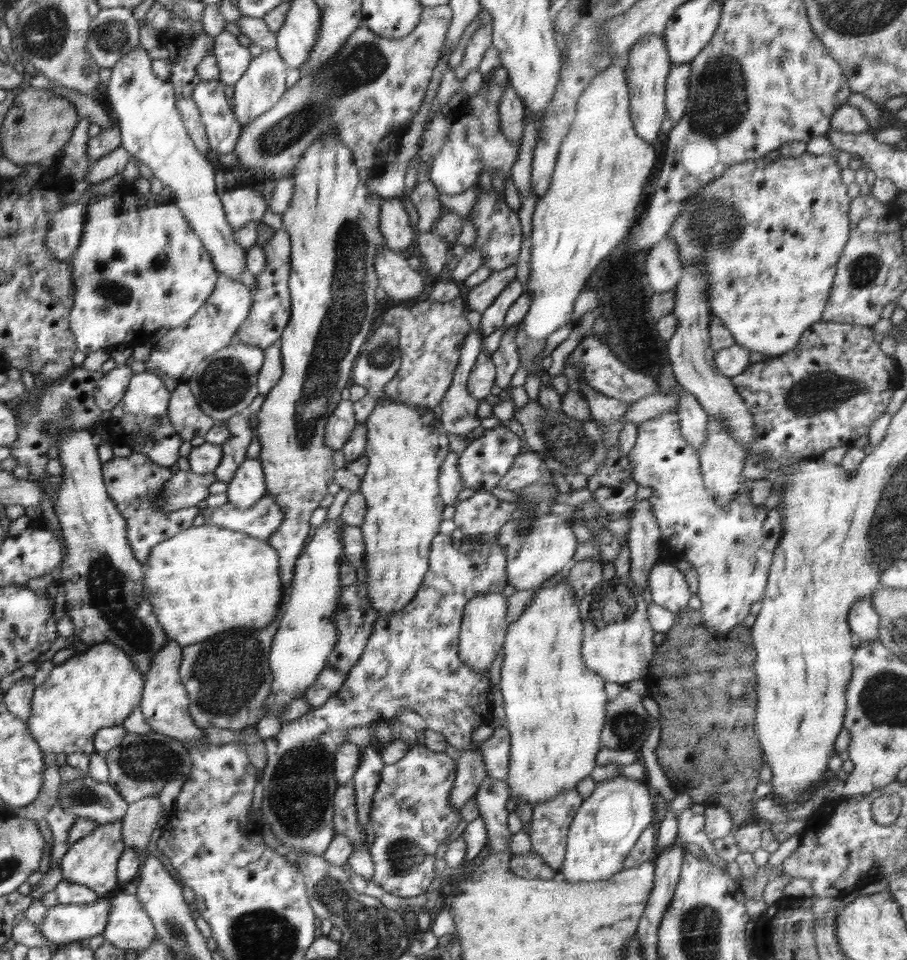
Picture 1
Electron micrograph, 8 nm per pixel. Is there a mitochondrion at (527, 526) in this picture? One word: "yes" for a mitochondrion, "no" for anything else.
yes

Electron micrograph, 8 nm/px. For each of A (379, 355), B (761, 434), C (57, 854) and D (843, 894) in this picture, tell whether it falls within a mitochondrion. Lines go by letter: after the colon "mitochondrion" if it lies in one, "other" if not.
A: mitochondrion
B: other
C: other
D: other

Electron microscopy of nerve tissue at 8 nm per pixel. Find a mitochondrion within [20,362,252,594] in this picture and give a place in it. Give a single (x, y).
(50, 425)

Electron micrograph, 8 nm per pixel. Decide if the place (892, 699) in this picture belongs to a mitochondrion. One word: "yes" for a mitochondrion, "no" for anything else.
yes

